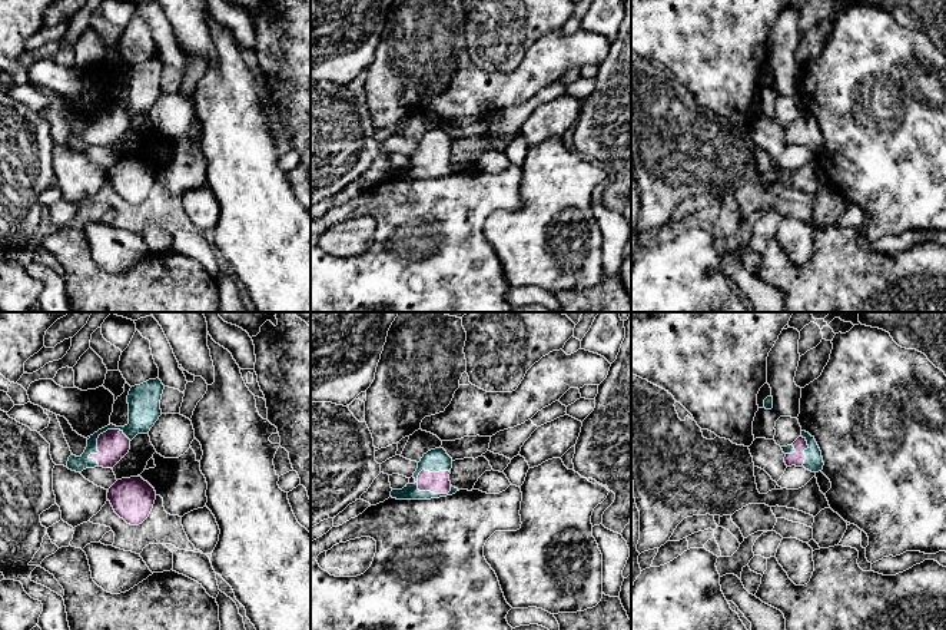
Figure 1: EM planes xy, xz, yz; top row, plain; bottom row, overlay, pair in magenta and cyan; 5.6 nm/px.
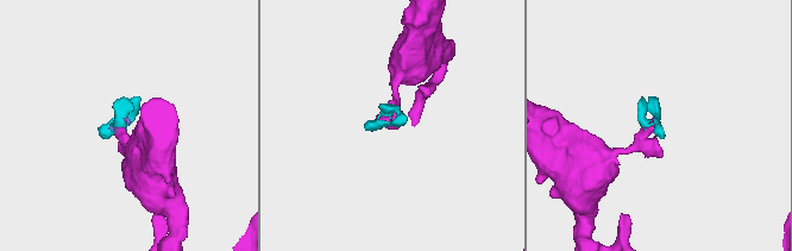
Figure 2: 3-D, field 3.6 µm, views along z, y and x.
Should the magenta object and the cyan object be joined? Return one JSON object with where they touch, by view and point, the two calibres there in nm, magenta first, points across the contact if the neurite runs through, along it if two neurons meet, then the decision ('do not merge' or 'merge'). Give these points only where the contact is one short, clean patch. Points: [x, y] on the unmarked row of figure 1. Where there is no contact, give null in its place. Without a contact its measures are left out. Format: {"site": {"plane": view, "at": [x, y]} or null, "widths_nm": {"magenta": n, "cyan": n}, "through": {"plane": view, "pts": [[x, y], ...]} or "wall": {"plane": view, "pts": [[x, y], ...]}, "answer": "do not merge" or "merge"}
{"site": {"plane": "xz", "at": [428, 169]}, "widths_nm": {"magenta": 130, "cyan": 130}, "through": {"plane": "xz", "pts": [[438, 162], [428, 169], [418, 155], [437, 139]]}, "answer": "merge"}

